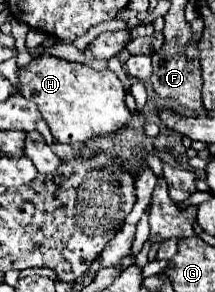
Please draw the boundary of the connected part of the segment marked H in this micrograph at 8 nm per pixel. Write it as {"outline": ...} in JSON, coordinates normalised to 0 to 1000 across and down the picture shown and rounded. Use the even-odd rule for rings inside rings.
{"outline":[[[200,182],[116,236],[88,236],[98,325],[172,353],[237,462],[274,490],[358,497],[442,469],[553,455],[619,387],[581,360],[581,305],[544,257],[507,236],[442,243],[405,223],[302,209],[284,195]]]}

